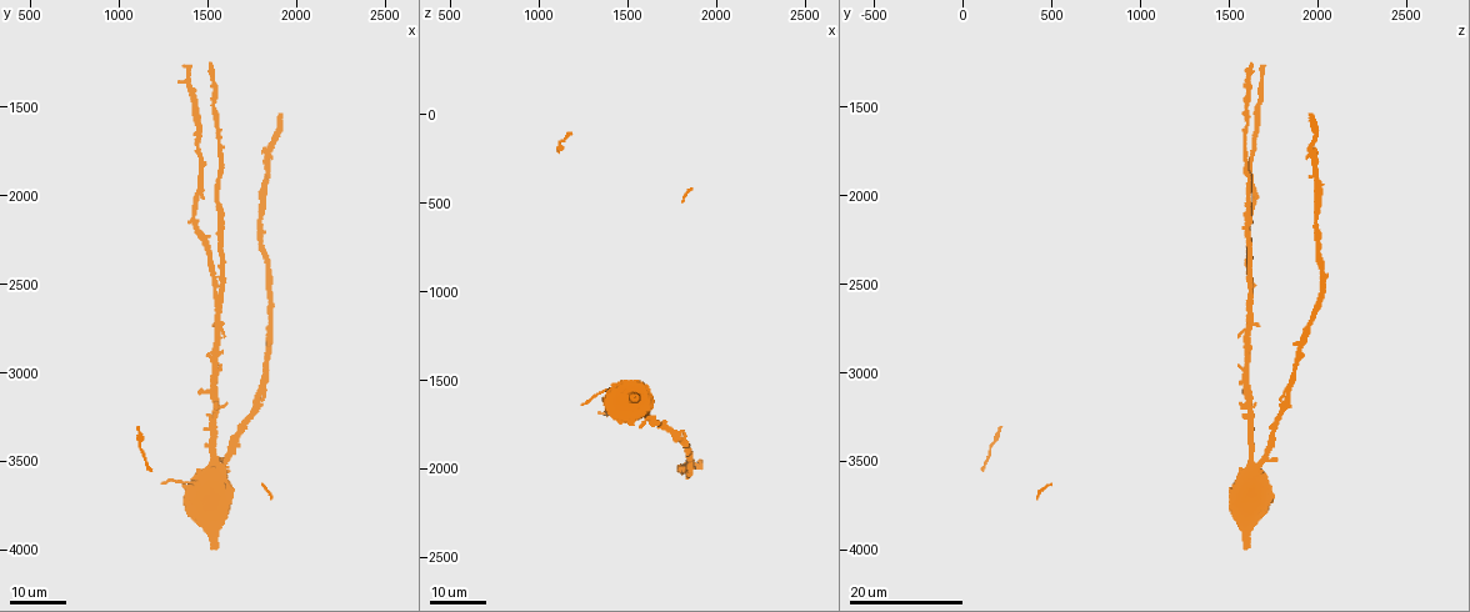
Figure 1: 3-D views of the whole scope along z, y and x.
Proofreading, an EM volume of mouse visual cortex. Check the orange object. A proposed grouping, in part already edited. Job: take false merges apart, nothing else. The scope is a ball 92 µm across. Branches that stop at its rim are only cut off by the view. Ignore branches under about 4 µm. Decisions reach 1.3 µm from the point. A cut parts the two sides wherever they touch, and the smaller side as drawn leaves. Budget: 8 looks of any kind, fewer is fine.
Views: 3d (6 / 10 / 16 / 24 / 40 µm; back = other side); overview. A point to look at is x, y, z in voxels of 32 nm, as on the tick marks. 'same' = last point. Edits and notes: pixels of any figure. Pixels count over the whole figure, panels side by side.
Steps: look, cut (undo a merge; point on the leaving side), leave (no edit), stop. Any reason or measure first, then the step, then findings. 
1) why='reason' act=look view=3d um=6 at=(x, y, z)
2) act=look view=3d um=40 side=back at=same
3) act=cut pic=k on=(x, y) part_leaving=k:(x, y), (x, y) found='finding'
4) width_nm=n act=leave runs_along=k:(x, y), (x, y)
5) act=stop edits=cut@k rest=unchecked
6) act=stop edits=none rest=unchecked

act=look view=3d um=16 at=(1420, 1400, 1660)

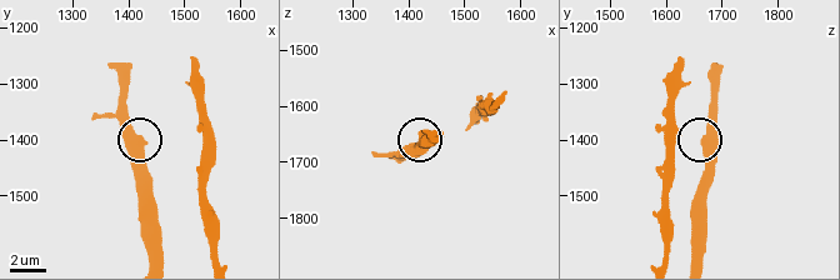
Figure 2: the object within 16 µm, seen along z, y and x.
why='closer look' act=look view=3d um=10 at=(1420, 1395, 1675)

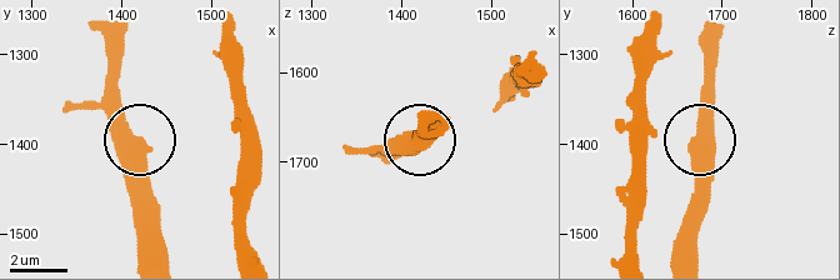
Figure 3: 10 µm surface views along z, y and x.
width_nm=560 act=leave runs_along=3:(675, 254), (696, 181), (704, 76) found='continuous, no second cell'

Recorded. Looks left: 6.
why='a narrow waist' act=look view=3d um=16 at=(1560, 1600, 1600)

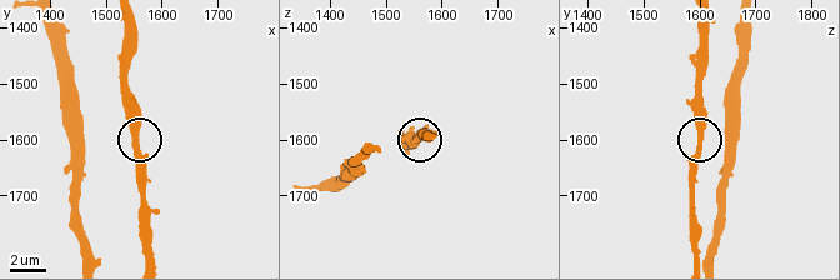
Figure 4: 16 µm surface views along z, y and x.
act=look view=3d um=6 at=(1555, 1600, 1605)

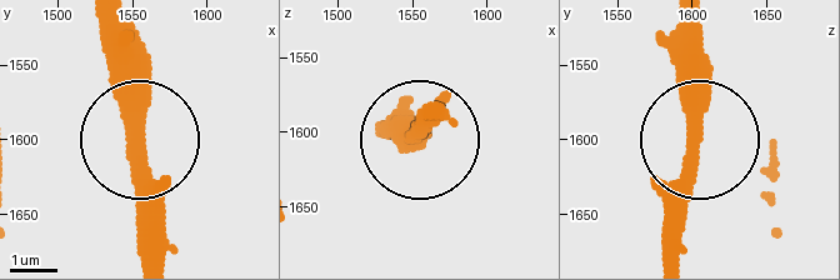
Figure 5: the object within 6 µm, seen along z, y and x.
width_nm=360 act=leave found='all the same cell'

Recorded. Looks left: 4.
why='three arms meet' act=look view=3d um=24 at=(1560, 2560, 1620)

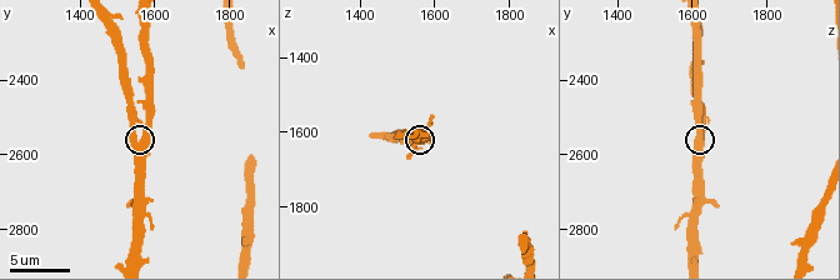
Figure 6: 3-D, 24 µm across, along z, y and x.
act=look view=3d um=10 at=(1560, 2560, 1620)

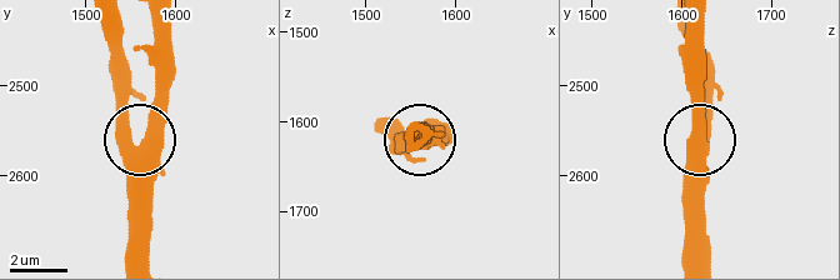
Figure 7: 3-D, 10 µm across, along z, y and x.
side_arm_um=44 act=leave runs_along=7:(125, 256), (133, 155), (156, 76), (173, 58) found='one cell here'

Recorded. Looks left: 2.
act=stop edits=none rest=unchecked

